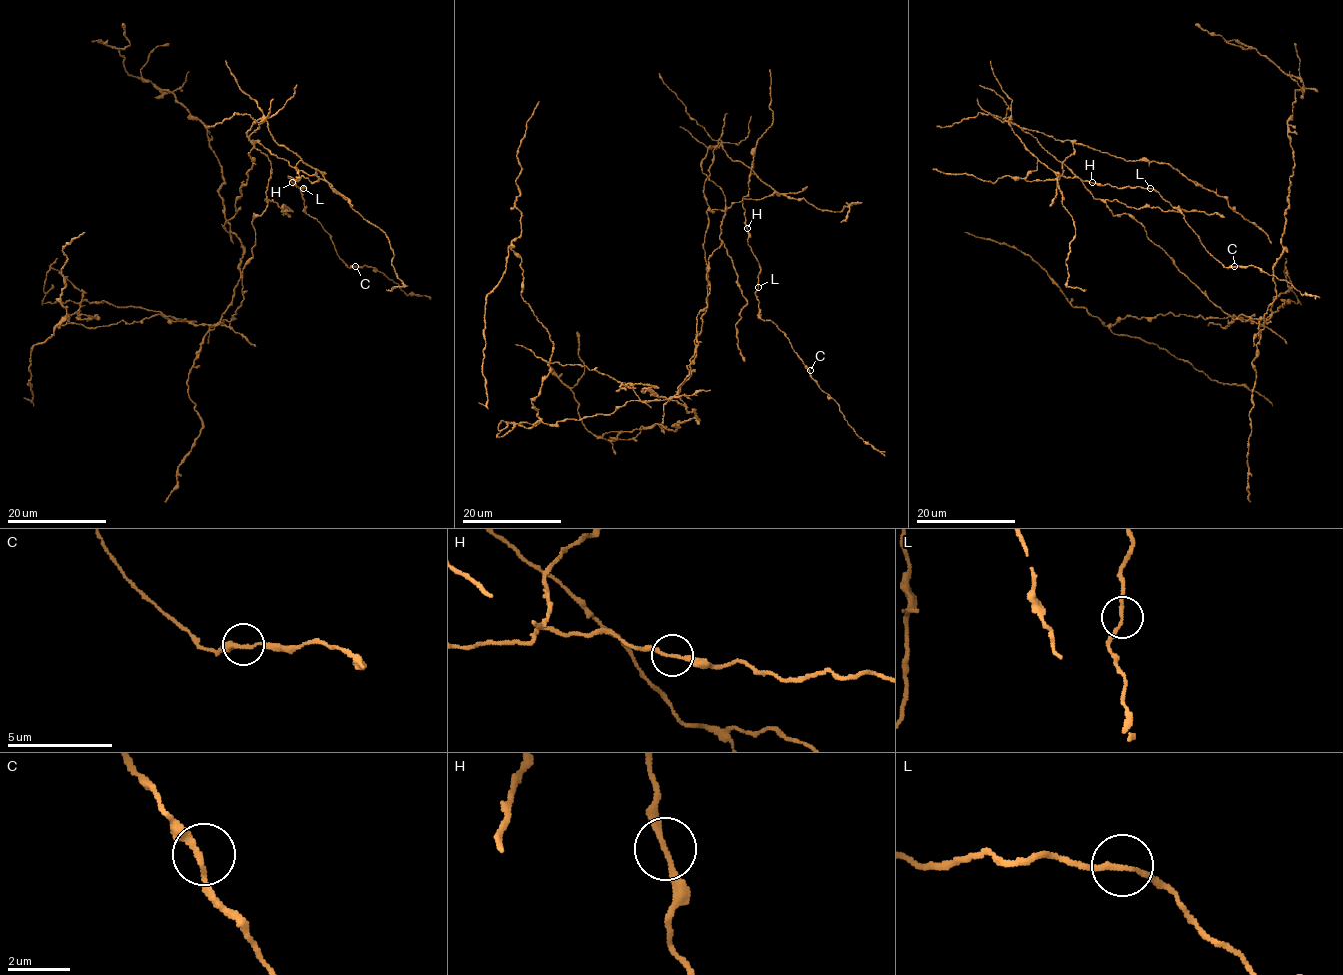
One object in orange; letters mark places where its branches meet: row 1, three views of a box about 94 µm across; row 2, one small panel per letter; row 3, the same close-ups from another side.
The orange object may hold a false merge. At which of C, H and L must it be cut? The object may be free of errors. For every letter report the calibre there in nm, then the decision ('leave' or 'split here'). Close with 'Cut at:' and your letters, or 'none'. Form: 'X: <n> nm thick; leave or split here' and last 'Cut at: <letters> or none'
C: 200 nm thick; leave
H: 170 nm thick; split here
L: 160 nm thick; leave
Cut at: H

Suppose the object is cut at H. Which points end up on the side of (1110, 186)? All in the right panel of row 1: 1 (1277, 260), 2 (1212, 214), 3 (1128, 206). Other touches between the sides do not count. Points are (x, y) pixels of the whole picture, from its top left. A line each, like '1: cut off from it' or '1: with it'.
1: cut off from it
2: cut off from it
3: cut off from it

